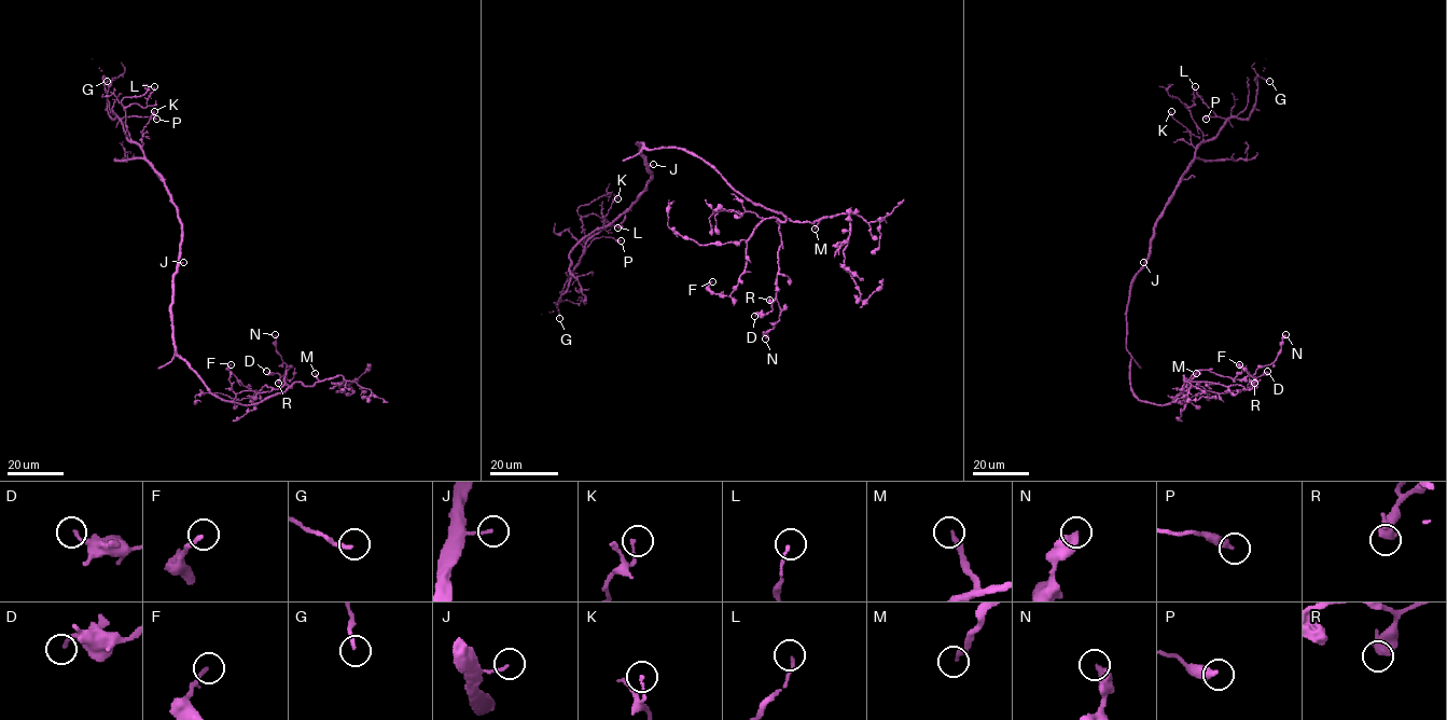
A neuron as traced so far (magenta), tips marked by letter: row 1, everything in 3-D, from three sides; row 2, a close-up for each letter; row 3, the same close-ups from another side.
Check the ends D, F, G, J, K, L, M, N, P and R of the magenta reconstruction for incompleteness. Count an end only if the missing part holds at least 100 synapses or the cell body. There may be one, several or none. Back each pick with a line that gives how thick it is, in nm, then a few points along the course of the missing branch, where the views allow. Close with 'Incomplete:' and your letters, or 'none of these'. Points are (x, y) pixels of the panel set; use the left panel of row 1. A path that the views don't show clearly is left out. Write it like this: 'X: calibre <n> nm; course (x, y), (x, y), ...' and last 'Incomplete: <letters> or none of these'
M: calibre 240 nm; course (315, 373), (311, 375), (318, 375), (322, 381), (321, 375), (330, 357), (330, 329), (335, 327)
Incomplete: M

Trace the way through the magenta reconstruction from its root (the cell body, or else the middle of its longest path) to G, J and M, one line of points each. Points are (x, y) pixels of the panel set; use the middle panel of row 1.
G: (640, 142), (639, 152), (651, 178), (631, 205), (586, 243), (568, 289), (555, 303), (559, 318)
J: (640, 142), (639, 152), (649, 165), (653, 164)
M: (640, 142), (649, 149), (684, 148), (707, 161), (753, 203), (780, 211), (793, 222), (818, 221), (815, 229)

